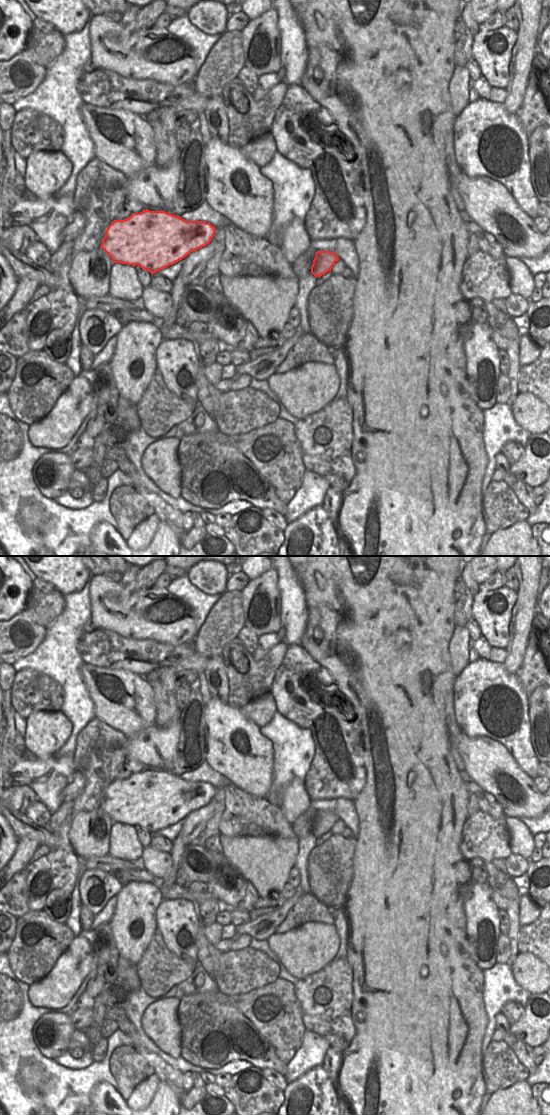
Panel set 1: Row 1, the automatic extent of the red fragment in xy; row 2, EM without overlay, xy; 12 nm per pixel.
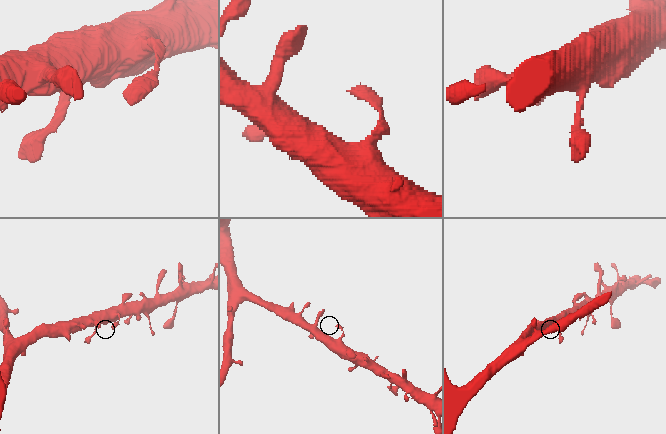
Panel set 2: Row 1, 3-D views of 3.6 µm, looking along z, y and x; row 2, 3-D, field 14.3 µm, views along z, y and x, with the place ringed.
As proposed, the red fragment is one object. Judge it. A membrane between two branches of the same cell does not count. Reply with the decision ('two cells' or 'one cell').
one cell

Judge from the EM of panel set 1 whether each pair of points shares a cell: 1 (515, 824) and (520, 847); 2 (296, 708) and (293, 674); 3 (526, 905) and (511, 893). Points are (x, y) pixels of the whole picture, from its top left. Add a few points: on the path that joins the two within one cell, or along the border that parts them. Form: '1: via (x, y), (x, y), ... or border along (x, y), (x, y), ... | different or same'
1: via (518, 830), (520, 841) | same
2: via (294, 700), (293, 682) | same
3: border along (521, 894), (519, 898), (519, 923) | different

